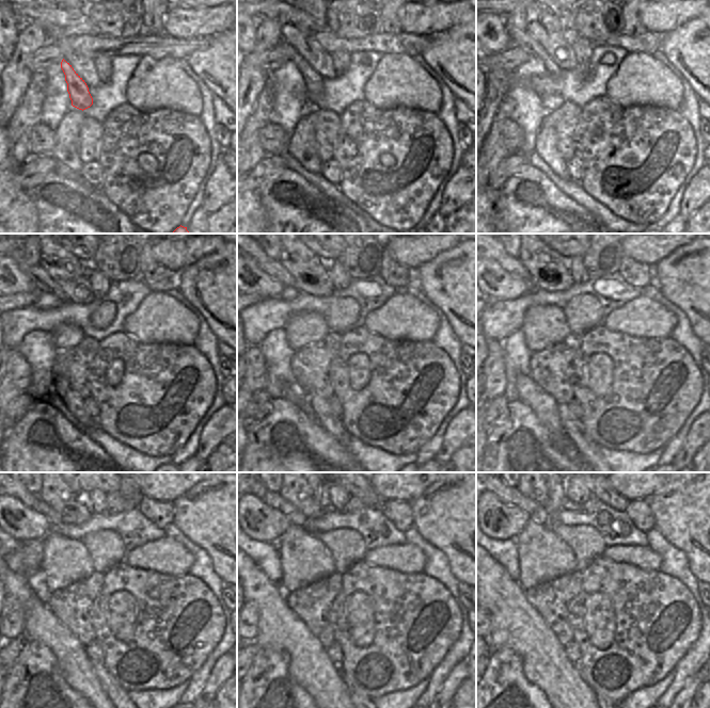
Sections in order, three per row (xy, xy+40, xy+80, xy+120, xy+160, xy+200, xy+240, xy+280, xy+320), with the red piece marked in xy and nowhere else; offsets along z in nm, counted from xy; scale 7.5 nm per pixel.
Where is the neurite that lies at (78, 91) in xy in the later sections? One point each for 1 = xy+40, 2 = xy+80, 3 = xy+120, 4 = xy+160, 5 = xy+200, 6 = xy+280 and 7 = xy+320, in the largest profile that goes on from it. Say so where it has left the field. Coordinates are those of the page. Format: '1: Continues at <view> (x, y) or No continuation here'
1: Continues at xy+40 (313, 81)
2: Continues at xy+80 (521, 38)
3: Continues at xy+120 (41, 278)
4: Continues at xy+160 (273, 268)
5: Continues at xy+200 (511, 264)
6: Continues at xy+280 (267, 496)
7: Continues at xy+320 (504, 494).

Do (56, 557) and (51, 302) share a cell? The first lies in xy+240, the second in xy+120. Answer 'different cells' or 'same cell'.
different cells

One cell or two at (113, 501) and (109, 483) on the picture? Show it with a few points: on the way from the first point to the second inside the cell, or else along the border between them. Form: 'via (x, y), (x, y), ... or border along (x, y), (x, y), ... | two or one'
border along (121, 483), (116, 491), (106, 494) | two

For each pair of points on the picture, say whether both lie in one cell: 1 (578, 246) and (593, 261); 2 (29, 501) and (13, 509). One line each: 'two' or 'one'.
1: two
2: two

